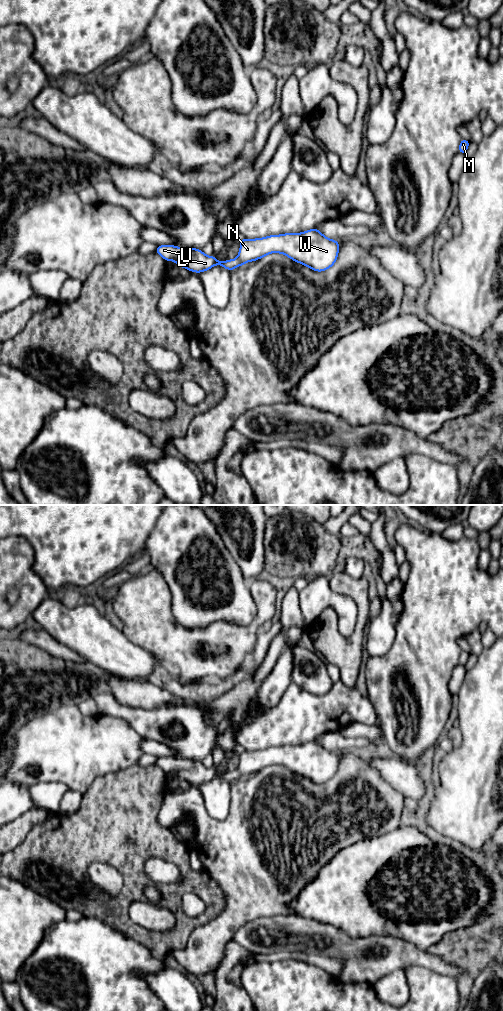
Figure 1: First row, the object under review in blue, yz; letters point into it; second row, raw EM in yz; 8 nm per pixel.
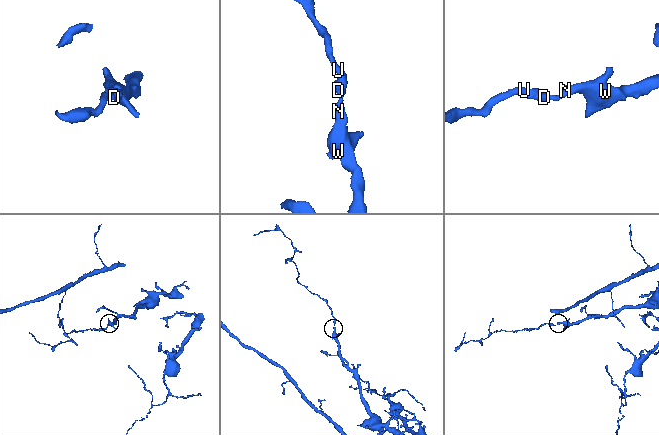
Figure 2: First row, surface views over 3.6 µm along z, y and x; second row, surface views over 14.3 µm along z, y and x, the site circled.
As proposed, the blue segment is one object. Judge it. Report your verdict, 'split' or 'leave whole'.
leave whole

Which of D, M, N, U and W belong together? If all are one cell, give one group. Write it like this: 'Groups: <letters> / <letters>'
Groups: D M N U W

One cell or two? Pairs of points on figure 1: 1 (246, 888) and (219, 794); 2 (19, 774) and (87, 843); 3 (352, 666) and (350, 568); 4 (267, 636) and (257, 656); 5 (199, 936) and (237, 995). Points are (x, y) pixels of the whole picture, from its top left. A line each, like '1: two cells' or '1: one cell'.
1: two cells
2: two cells
3: two cells
4: one cell
5: two cells

